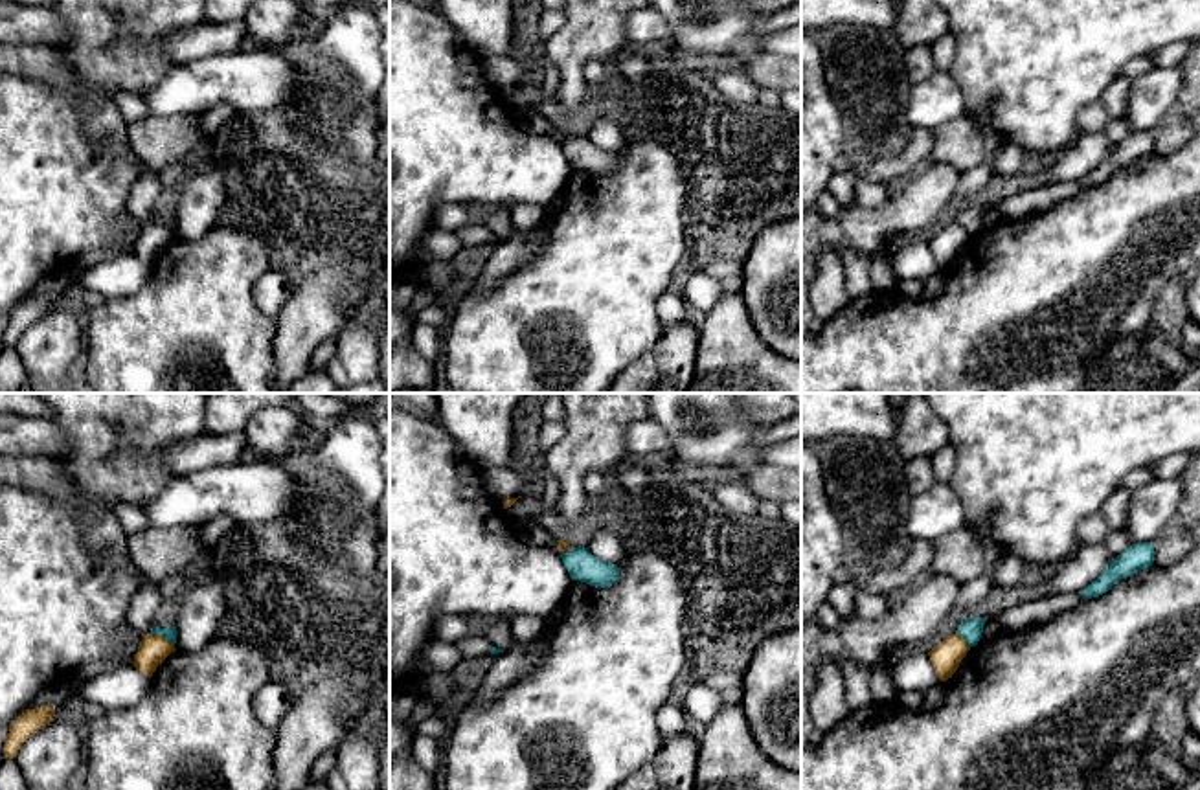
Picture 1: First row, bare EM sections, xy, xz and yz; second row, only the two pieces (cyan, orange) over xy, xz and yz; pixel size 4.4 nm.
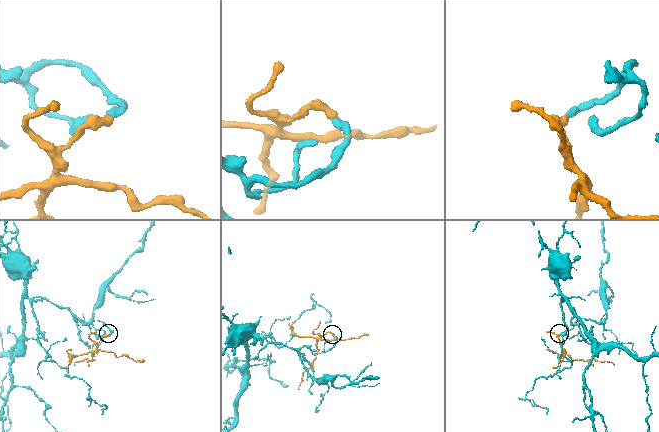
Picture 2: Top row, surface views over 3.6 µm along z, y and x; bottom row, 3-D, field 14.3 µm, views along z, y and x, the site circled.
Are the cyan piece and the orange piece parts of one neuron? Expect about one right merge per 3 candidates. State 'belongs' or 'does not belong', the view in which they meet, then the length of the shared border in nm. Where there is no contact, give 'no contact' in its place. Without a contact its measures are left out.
does not belong | xy | 120 nm

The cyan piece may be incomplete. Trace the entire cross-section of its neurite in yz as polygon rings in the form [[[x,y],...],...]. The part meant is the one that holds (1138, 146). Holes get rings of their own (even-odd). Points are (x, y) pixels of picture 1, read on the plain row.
[[[1152,130],[1132,132],[1114,151],[1110,151],[1103,162],[1088,173],[1081,184],[1086,187],[1106,182],[1117,169],[1126,167],[1154,152]]]

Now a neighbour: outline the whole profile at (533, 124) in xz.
[[[515,114],[516,125],[529,134],[546,136],[551,123],[538,114]]]

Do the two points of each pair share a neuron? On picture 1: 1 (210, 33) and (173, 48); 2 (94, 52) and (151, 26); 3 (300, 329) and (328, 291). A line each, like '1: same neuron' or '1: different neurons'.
1: same neuron
2: same neuron
3: same neuron

